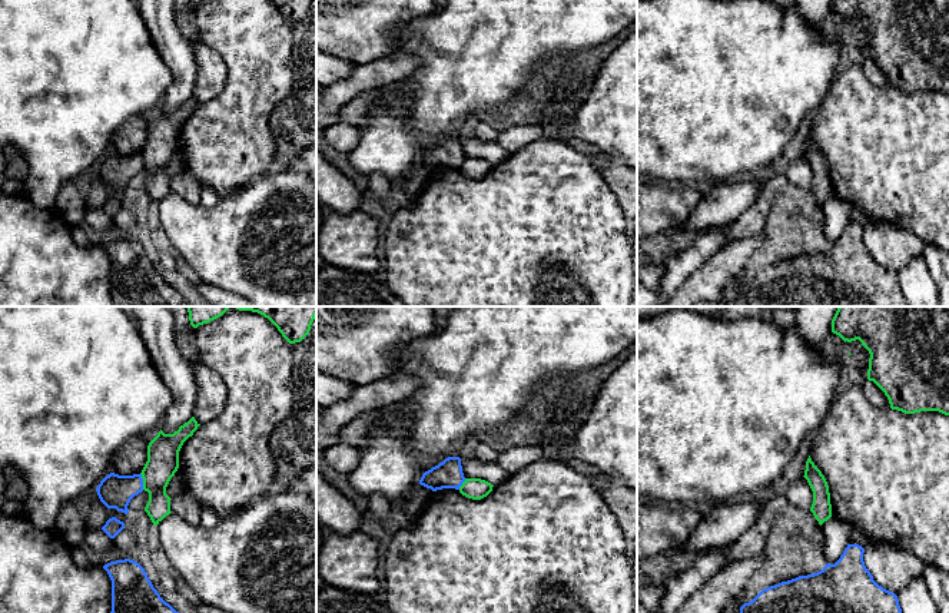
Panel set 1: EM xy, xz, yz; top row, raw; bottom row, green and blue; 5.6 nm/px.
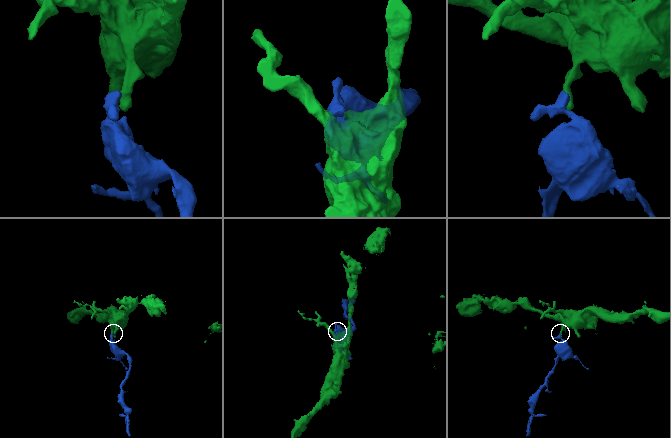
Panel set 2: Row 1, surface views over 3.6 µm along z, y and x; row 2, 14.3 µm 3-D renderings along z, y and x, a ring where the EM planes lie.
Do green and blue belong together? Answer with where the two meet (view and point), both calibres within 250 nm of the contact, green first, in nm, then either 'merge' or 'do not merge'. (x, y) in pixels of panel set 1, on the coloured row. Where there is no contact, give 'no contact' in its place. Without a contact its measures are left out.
xy (143, 481) | 180/190 nm | do not merge

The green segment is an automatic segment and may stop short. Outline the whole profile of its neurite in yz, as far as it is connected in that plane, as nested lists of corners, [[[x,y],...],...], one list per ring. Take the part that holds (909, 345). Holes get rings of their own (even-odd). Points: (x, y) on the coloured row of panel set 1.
[[[839,306],[832,319],[832,332],[845,342],[859,339],[869,351],[867,380],[885,392],[892,410],[949,415],[949,306]]]

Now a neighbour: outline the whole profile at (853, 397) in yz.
[[[856,382],[834,400],[832,411],[813,434],[810,458],[827,481],[836,517],[865,531],[872,541],[909,551],[949,576],[949,415],[877,408]]]

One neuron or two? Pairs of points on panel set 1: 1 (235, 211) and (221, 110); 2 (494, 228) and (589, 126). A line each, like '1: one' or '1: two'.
1: two
2: two

